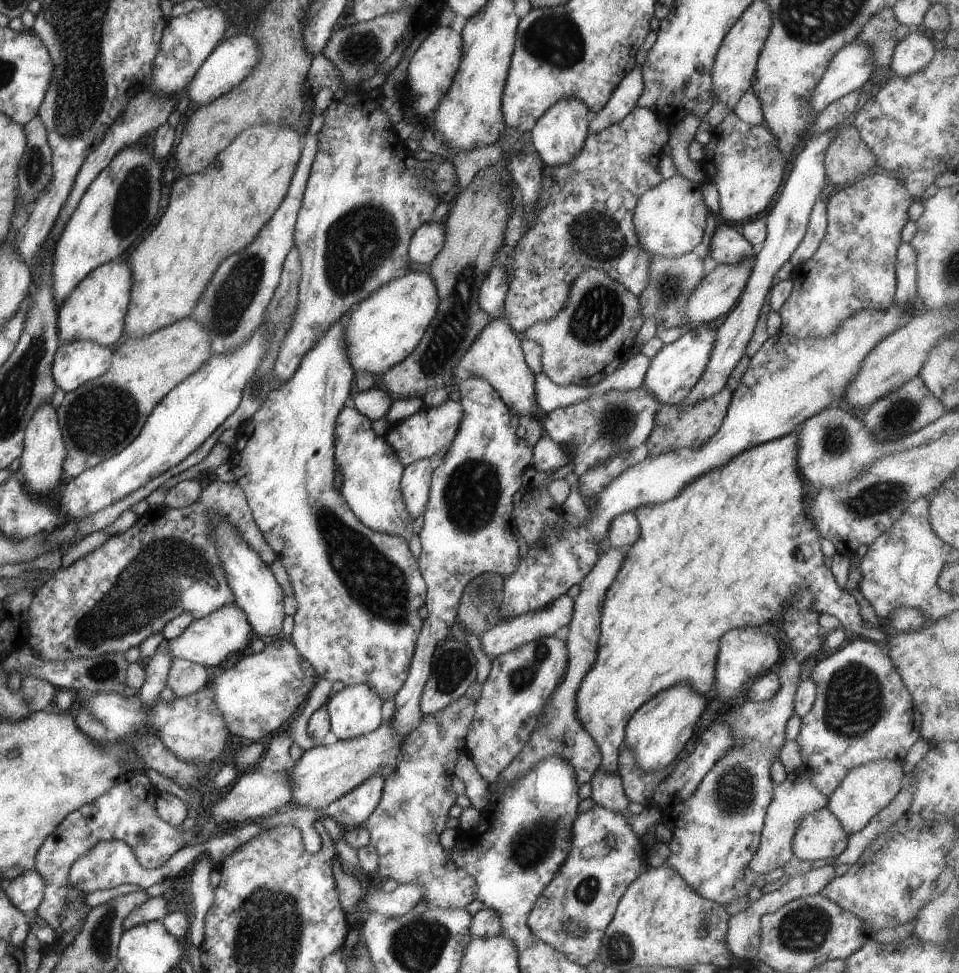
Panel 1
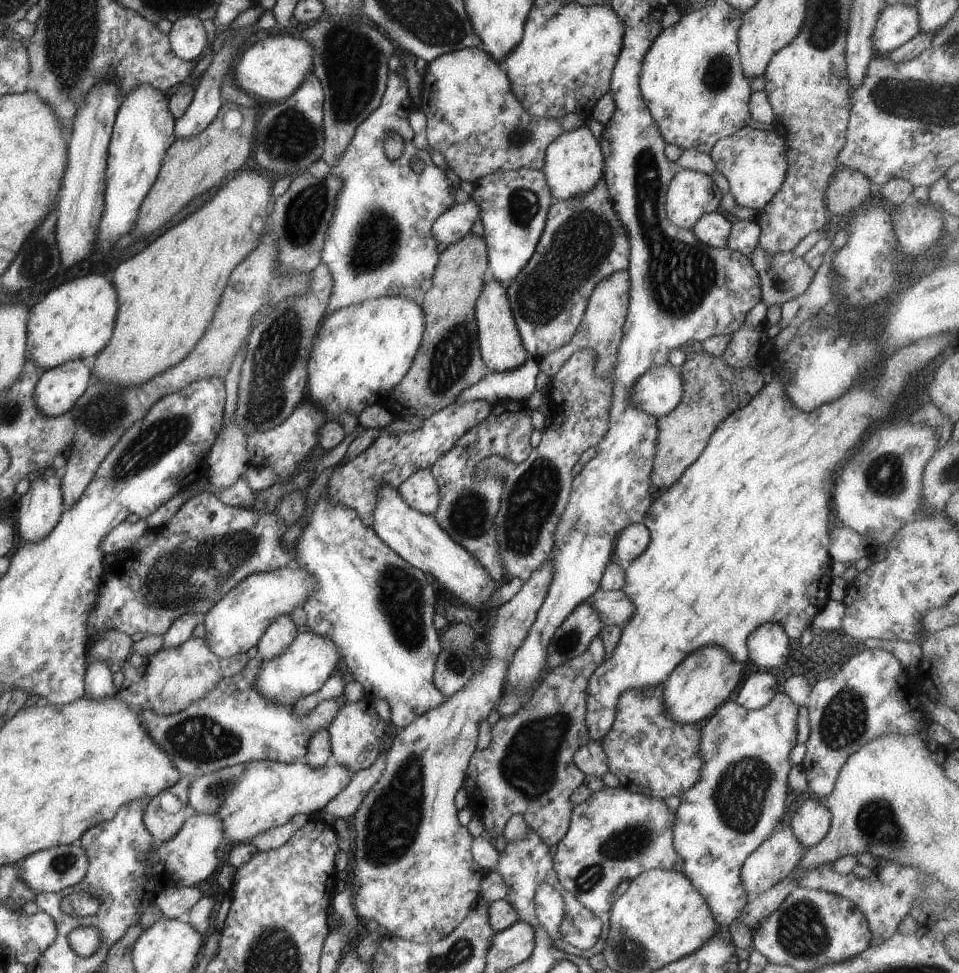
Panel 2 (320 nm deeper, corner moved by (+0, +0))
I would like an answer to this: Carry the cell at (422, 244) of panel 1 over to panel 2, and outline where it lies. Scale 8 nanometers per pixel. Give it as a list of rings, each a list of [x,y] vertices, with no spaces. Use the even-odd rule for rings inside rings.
[[[472,198],[466,202],[457,202],[444,214],[441,214],[432,225],[432,236],[438,242],[452,244],[472,233],[476,222],[480,223],[481,208]]]

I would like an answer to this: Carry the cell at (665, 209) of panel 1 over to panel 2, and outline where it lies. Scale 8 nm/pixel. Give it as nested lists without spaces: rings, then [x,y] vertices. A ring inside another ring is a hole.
[[[682,169],[674,175],[674,178],[669,182],[666,191],[665,209],[667,217],[677,227],[691,230],[704,213],[718,210],[723,195],[722,190],[716,186],[716,183],[710,175],[693,170]]]

